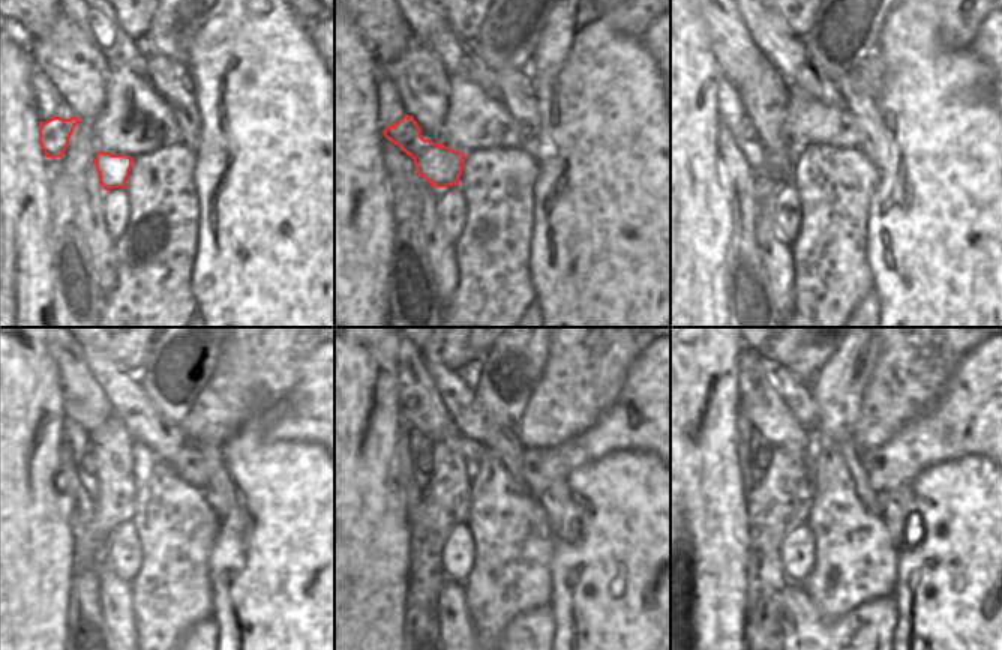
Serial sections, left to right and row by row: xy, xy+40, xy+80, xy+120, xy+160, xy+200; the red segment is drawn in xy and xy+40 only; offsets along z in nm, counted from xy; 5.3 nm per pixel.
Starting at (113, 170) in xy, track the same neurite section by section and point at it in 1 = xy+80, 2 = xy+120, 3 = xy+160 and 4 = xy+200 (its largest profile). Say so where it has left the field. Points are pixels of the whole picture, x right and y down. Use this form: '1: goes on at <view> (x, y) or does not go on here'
1: goes on at xy+80 (744, 132)
2: goes on at xy+120 (87, 463)
3: goes on at xy+160 (425, 460)
4: goes on at xy+200 (762, 460)

